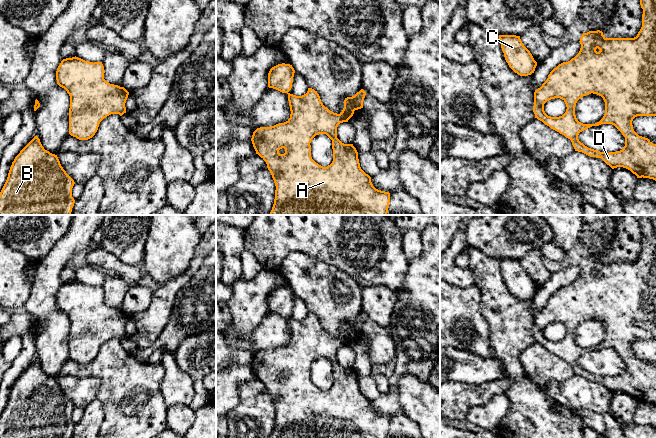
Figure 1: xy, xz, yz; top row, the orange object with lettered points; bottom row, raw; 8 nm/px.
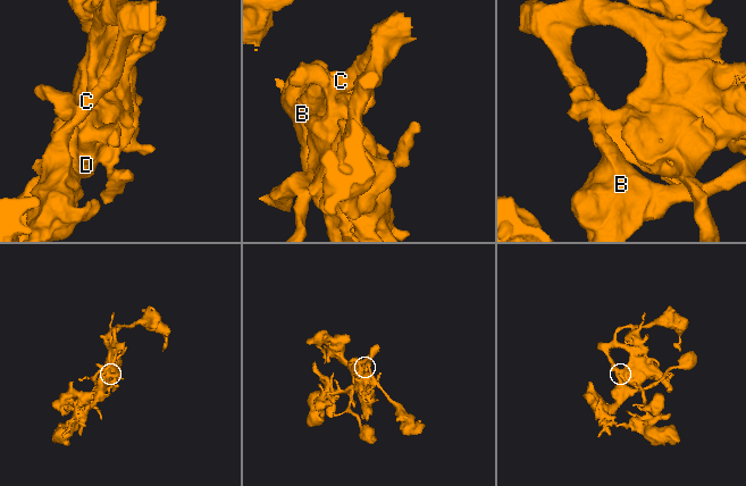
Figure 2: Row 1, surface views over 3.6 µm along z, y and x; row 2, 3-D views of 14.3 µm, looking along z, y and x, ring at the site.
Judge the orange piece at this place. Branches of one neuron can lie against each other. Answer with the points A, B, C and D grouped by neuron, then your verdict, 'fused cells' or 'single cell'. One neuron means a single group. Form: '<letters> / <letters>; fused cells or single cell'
A B C D; single cell

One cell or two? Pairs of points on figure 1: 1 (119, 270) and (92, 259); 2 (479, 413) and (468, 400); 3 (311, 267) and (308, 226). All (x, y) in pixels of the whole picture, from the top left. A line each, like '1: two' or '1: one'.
1: one
2: two
3: two

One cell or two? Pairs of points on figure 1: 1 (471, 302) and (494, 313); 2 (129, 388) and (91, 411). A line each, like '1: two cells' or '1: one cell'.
1: two cells
2: two cells

